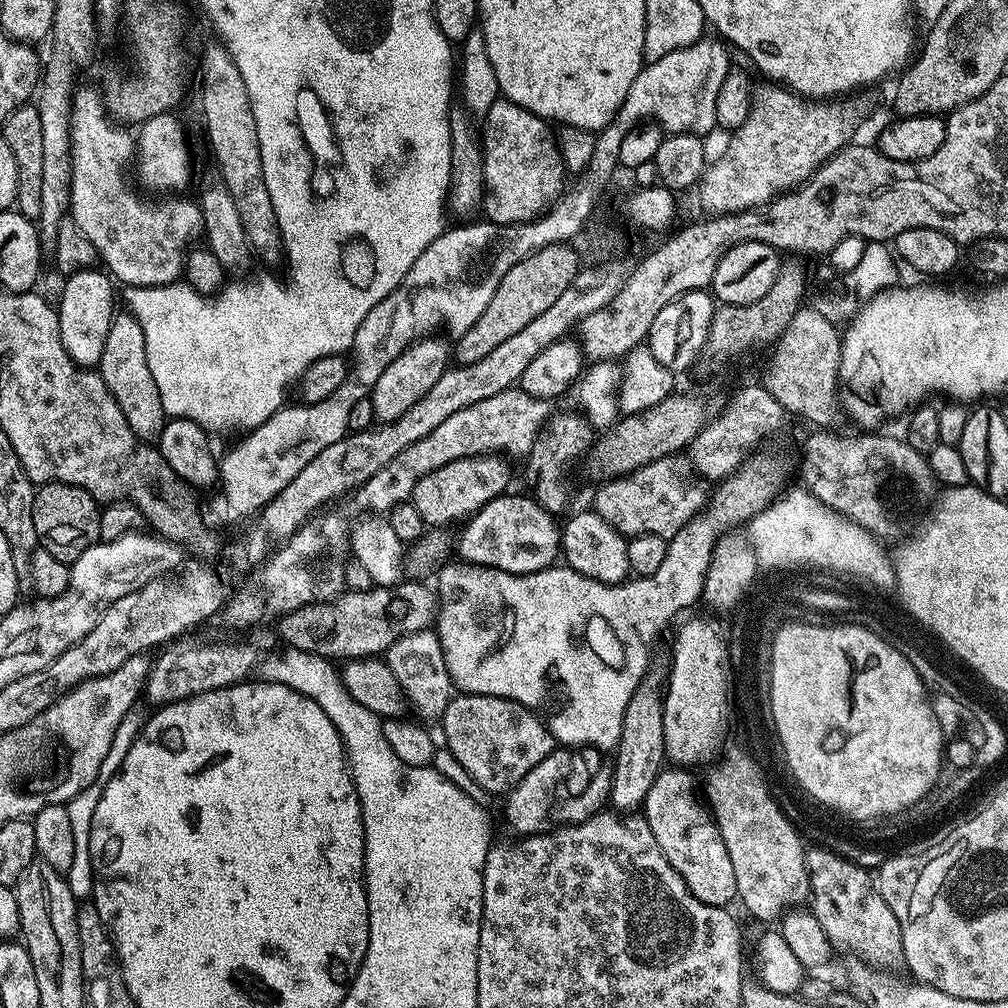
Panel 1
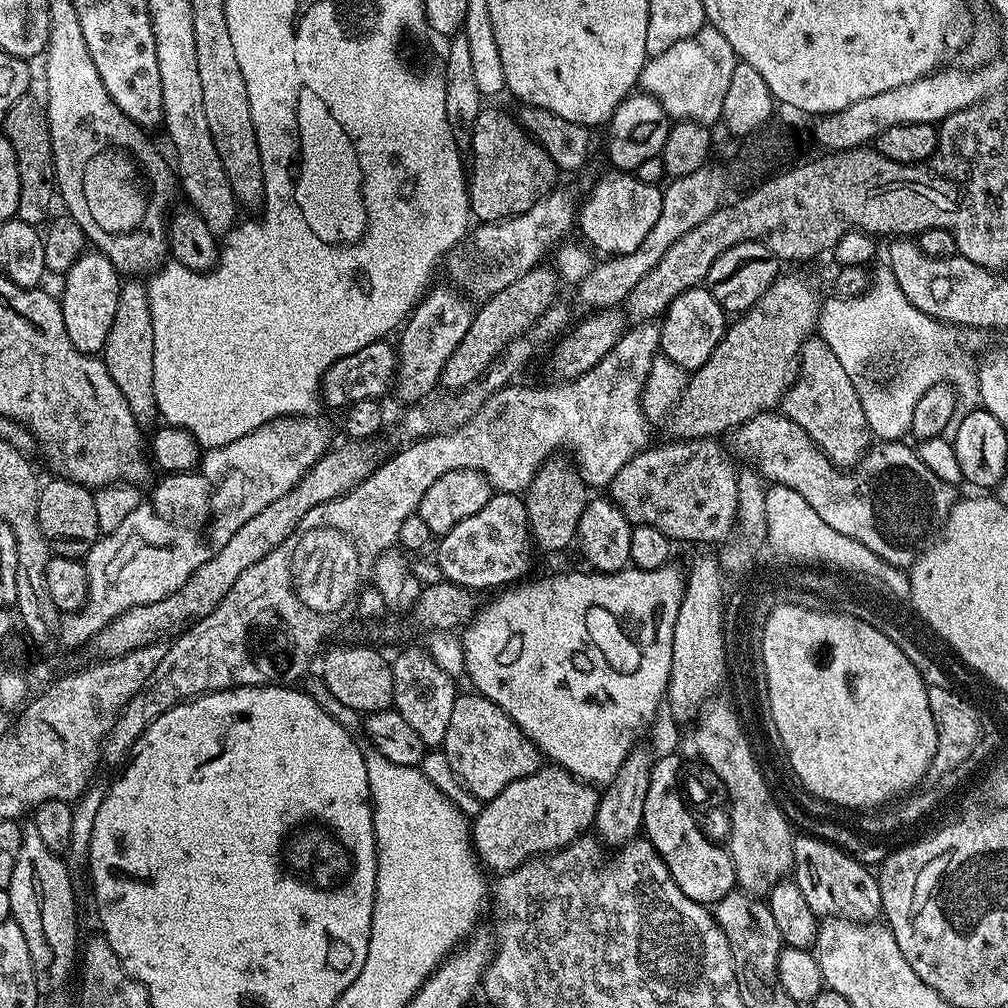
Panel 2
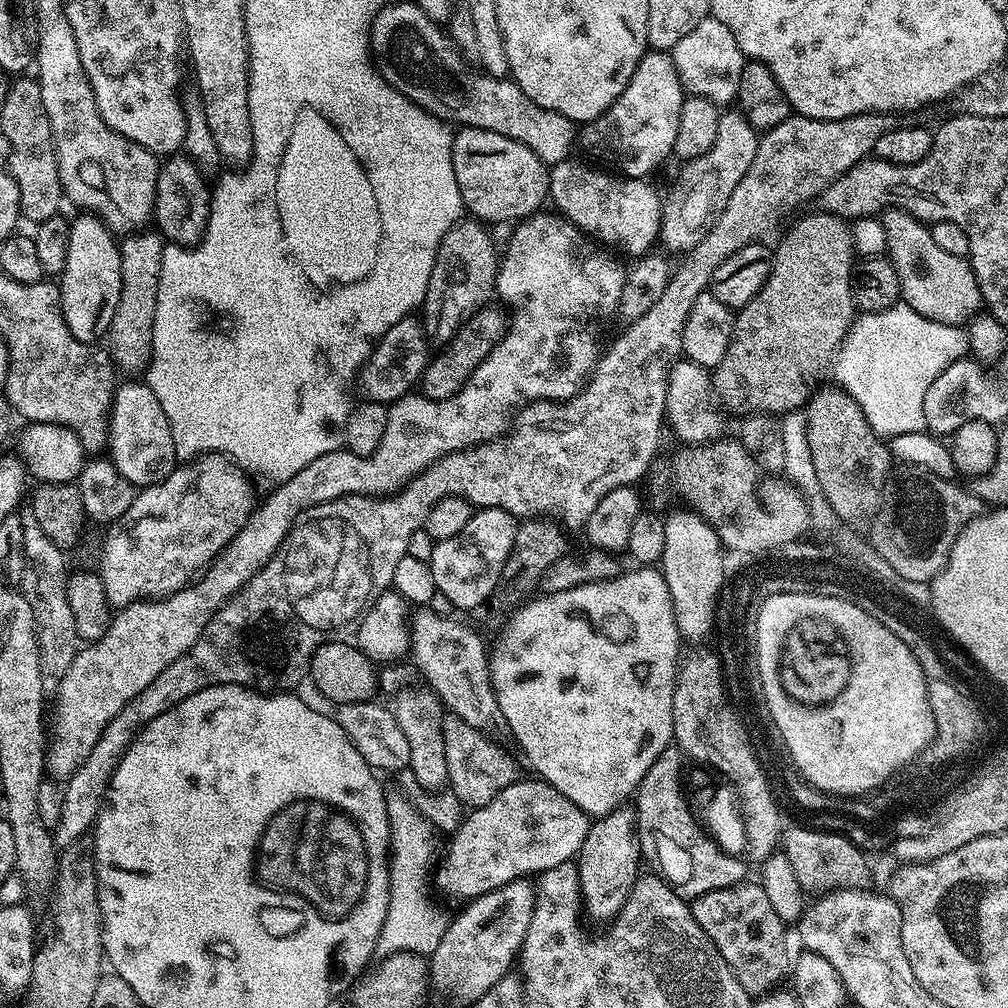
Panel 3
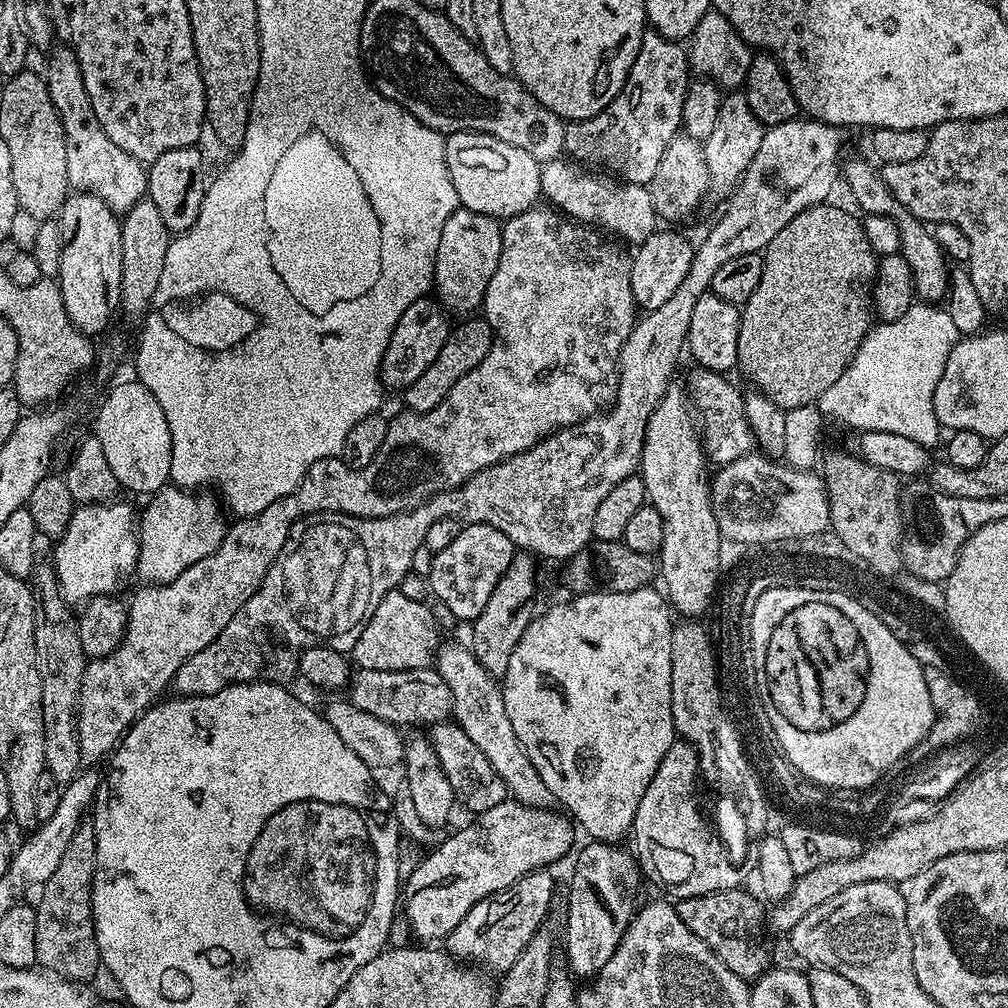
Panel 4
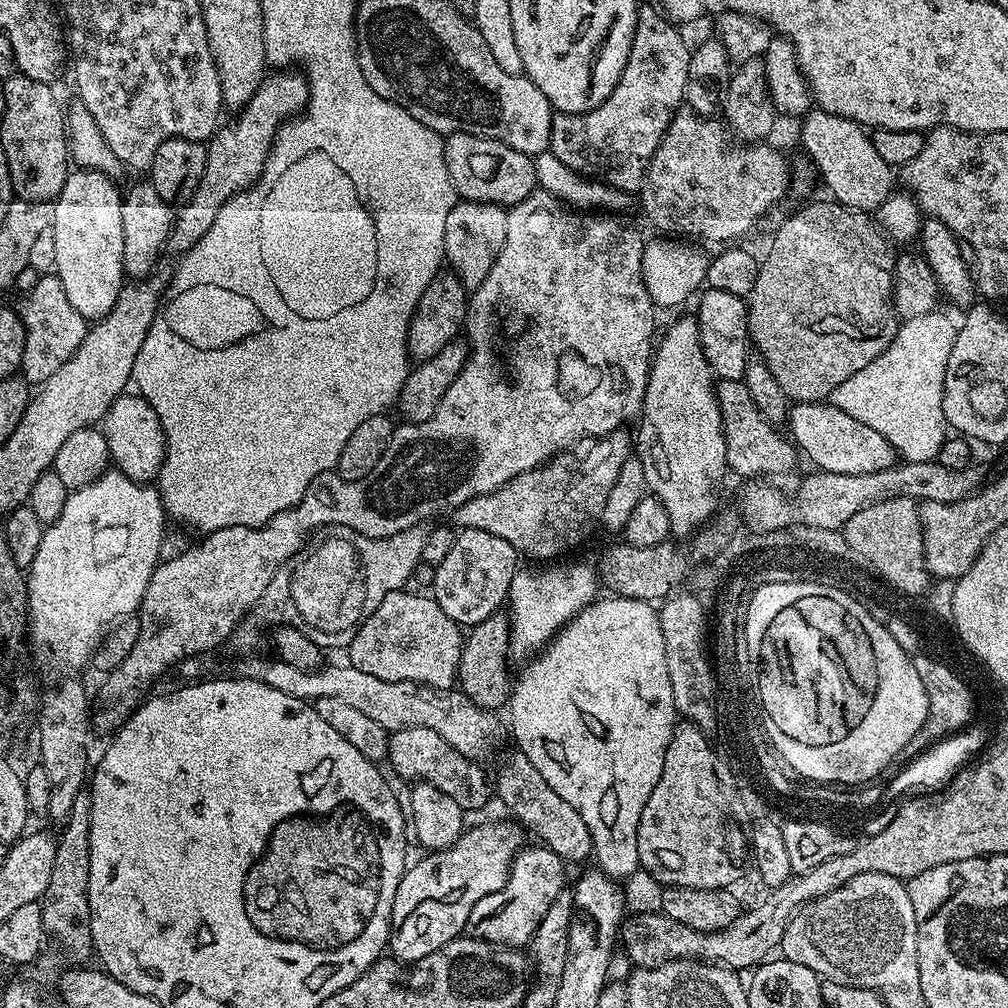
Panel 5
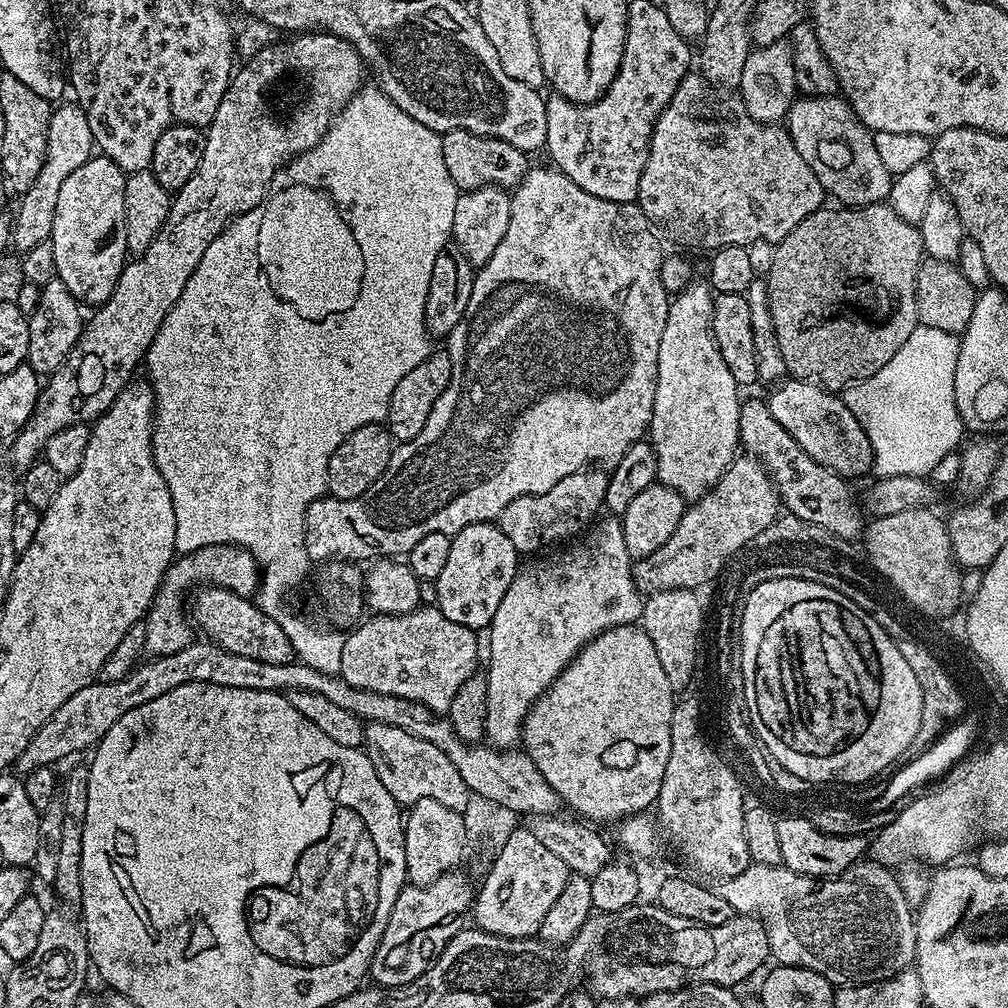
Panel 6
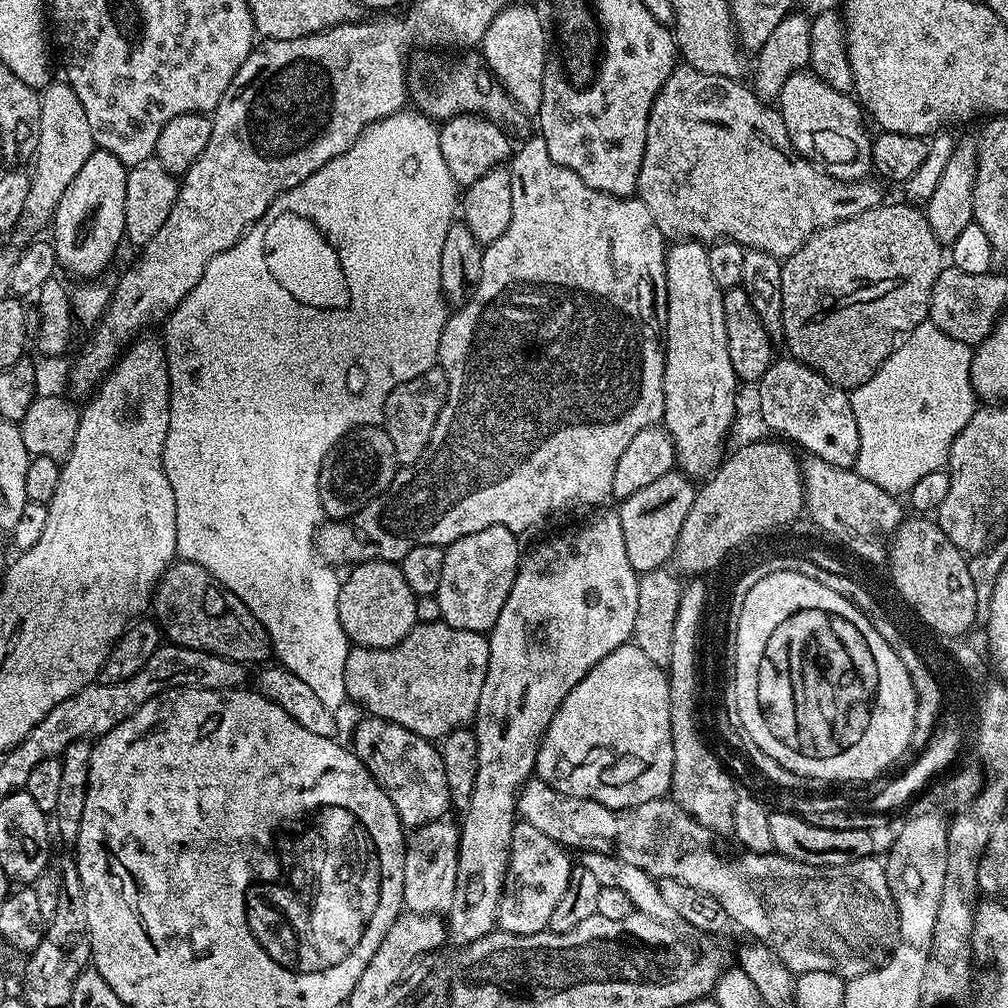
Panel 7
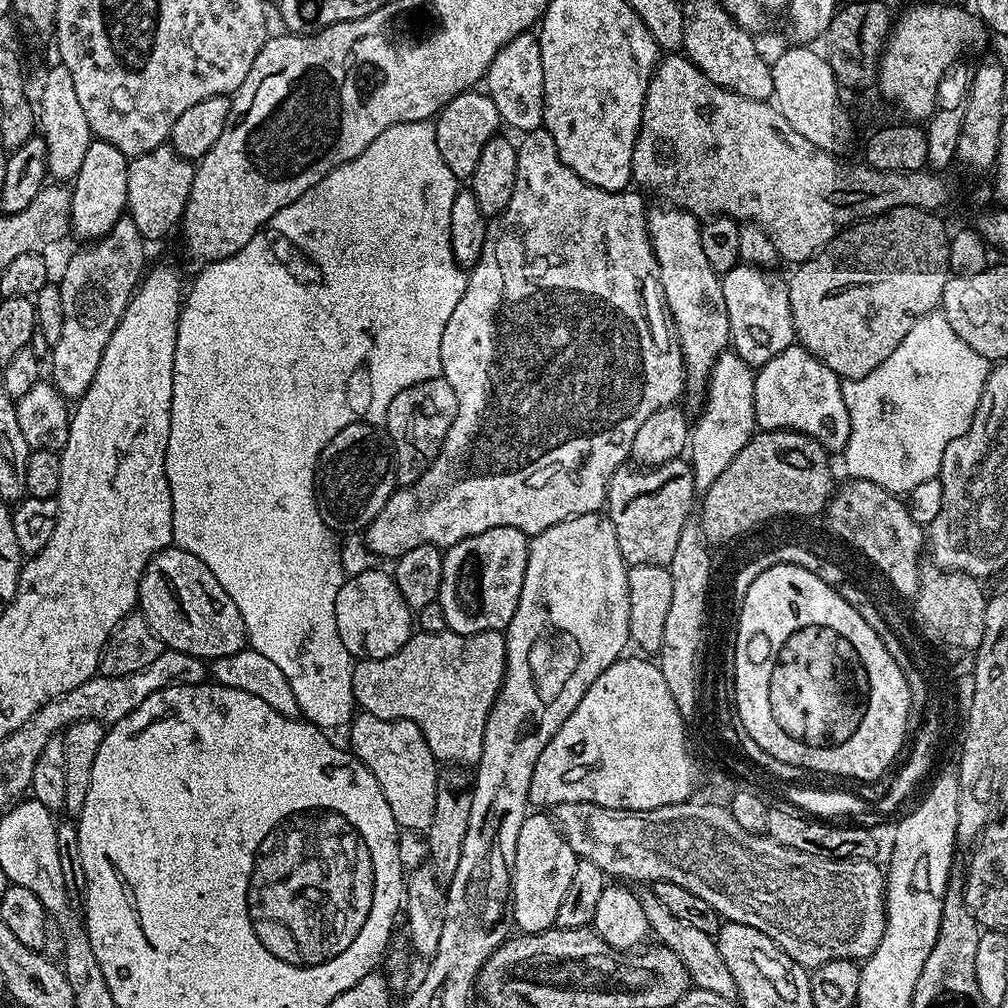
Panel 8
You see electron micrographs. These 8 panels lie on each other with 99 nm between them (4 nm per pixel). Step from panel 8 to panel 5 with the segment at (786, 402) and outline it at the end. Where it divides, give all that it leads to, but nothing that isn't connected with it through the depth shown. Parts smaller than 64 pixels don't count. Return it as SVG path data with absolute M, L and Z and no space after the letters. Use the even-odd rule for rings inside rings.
M830 402L793 403L786 428L792 431L790 436L797 449L803 455L805 452L822 472L862 476L878 474L878 470L893 468L898 463L895 446L882 438L878 430L870 430L870 426L858 422L858 418L850 418L850 414L838 410Z

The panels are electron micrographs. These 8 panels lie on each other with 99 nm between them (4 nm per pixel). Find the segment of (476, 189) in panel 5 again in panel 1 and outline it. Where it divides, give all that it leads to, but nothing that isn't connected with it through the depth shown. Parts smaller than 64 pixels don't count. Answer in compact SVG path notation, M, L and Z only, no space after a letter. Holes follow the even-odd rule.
M501 98L483 113L482 143L485 164L482 212L491 223L523 224L544 215L560 199L566 188L566 169L549 121Z

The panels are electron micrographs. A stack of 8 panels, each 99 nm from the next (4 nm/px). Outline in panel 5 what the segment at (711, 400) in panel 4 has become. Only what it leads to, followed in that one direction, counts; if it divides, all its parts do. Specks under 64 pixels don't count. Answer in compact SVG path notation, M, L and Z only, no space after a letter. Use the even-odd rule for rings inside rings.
M720 380L715 385L716 401L722 414L722 426L726 438L726 459L729 469L743 473L753 473L757 478L788 476L796 468L798 449L791 439L779 436L777 429L754 406L754 398L743 380Z

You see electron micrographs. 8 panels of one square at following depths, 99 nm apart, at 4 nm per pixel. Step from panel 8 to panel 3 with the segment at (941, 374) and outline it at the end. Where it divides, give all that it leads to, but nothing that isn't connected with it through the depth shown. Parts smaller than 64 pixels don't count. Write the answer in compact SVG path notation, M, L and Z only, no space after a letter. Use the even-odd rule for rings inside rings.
M903 302L881 312L865 312L853 319L834 357L835 383L848 392L854 402L858 402L862 414L866 414L866 422L870 422L877 436L891 438L898 434L925 431L922 402L926 398L926 390L930 390L930 382L934 382L946 366L969 355L967 331L957 331L960 332L957 336L944 336L944 332L945 324L918 314Z

